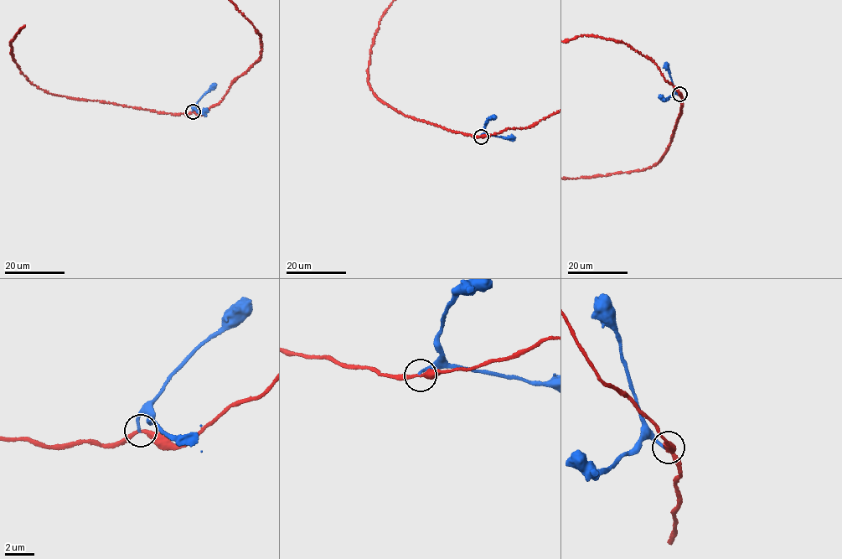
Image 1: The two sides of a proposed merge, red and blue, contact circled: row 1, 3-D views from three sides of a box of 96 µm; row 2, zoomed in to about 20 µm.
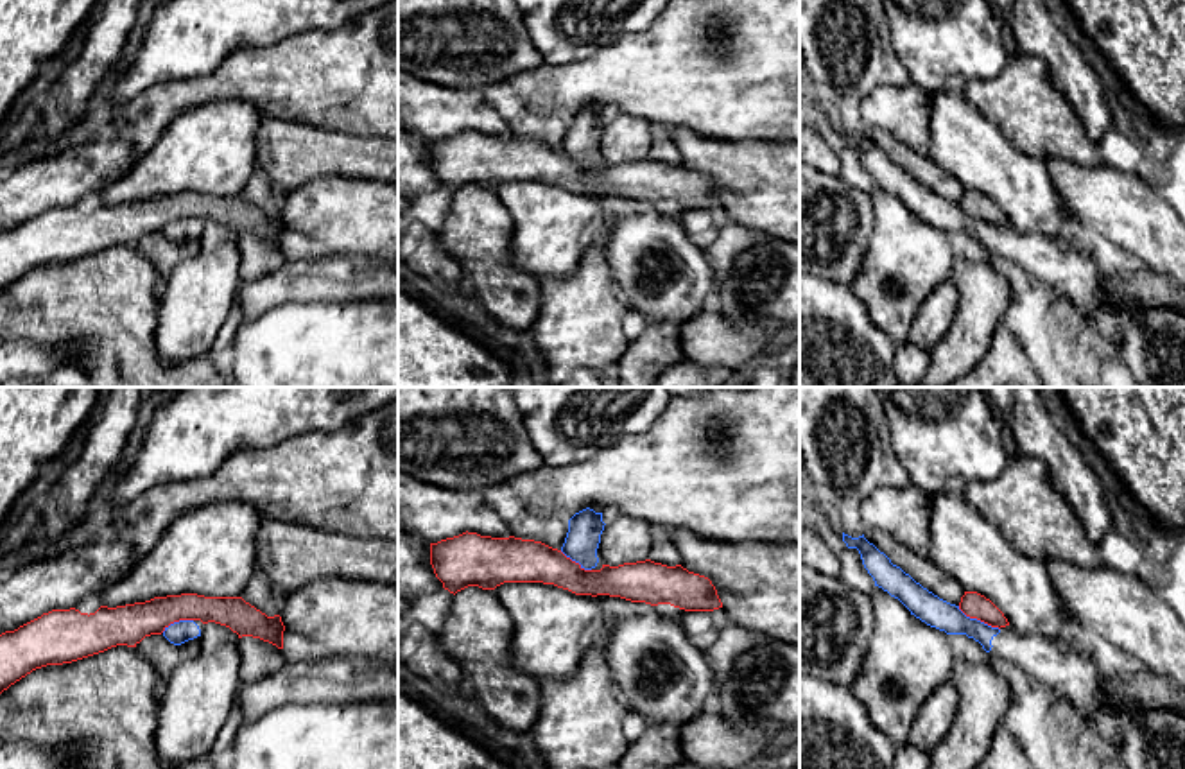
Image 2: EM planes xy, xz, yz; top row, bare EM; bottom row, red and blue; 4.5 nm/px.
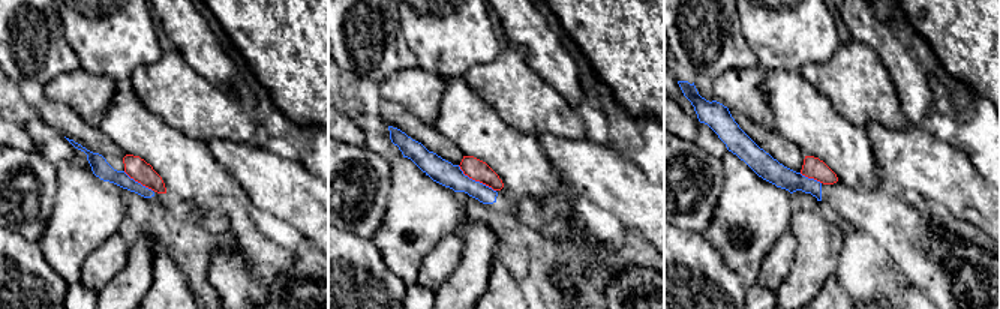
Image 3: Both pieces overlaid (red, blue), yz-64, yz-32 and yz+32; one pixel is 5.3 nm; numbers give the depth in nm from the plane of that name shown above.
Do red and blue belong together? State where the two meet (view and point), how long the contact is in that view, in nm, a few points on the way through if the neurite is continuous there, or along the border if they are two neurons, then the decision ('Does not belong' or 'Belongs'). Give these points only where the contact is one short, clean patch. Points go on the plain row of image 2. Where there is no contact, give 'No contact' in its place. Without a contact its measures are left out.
Touches red at yz (979, 217). Shared border 220 nm. Boundary: yz (958, 205), (967, 214), (999, 228). Does not belong

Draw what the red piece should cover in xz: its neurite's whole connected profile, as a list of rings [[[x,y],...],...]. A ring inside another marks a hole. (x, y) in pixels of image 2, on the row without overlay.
[[[466,129],[430,142],[430,163],[443,186],[454,194],[468,185],[495,188],[504,181],[543,181],[575,194],[670,203],[685,210],[722,206],[712,179],[681,163],[667,165],[645,158],[584,168],[558,147],[515,134],[491,136]]]

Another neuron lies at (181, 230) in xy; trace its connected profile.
[[[179,219],[165,226],[163,235],[174,244],[181,244],[188,238],[199,240],[203,224],[201,219]]]

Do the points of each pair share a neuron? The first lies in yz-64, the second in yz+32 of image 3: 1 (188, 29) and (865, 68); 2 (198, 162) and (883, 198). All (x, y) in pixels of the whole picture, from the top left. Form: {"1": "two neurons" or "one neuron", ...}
{"1": "two neurons", "2": "two neurons"}

